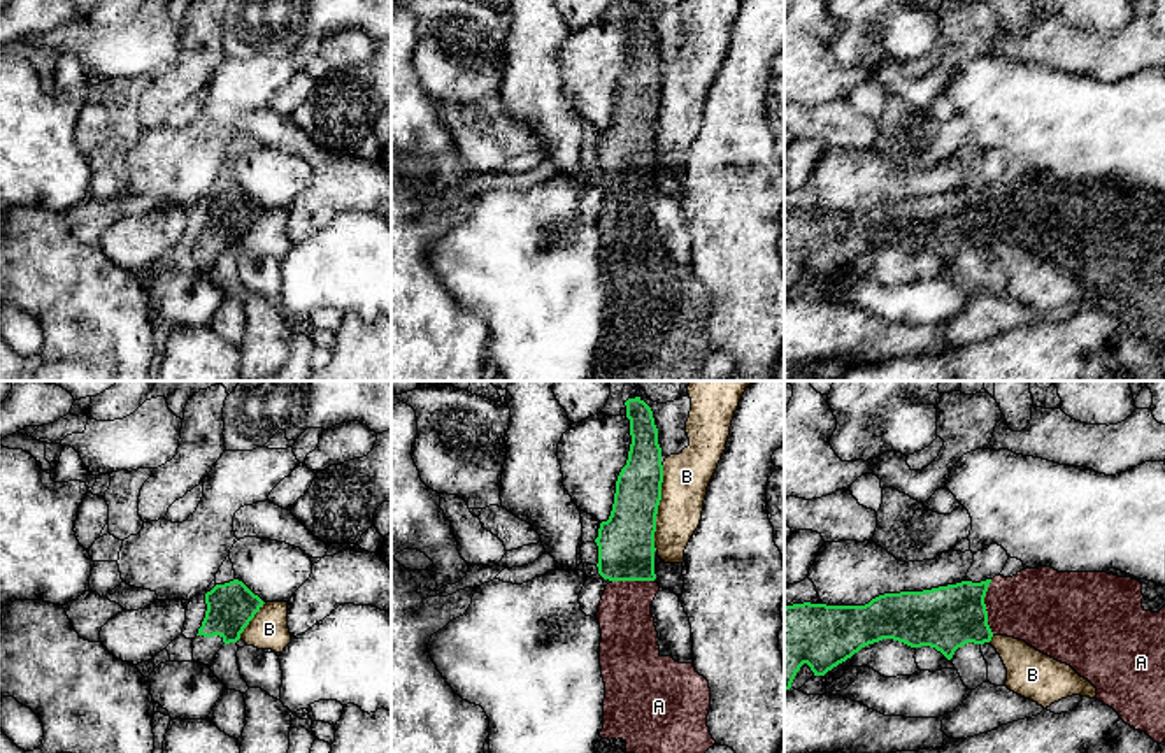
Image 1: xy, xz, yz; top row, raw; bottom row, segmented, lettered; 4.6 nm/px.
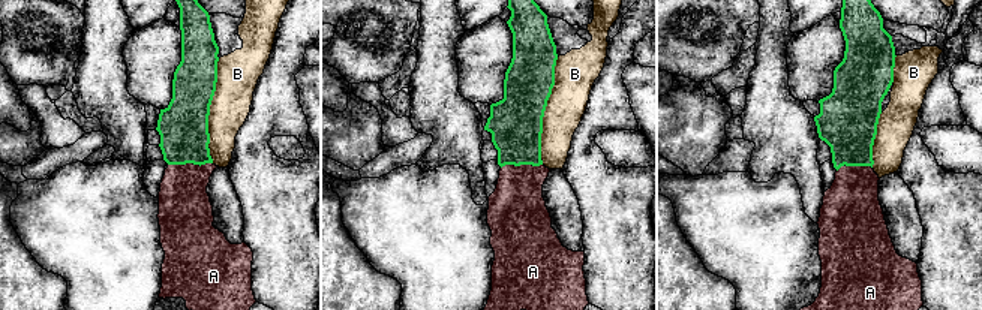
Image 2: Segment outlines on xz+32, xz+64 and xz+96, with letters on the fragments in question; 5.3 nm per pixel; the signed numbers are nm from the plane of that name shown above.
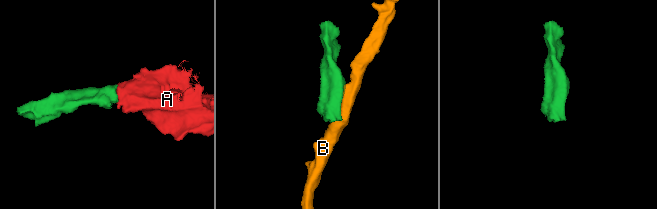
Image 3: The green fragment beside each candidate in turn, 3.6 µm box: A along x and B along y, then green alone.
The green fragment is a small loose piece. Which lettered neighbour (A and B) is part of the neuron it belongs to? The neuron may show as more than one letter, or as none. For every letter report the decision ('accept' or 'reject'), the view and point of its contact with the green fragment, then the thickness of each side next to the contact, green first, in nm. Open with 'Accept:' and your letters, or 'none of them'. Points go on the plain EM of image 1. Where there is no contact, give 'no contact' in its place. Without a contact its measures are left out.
Accept: A
A: accept; contact yz (985, 215); calibres 300 and 360 nm
B: reject; contact xz (657, 114); calibres 260 and 220 nm

